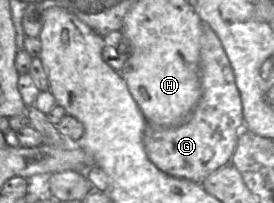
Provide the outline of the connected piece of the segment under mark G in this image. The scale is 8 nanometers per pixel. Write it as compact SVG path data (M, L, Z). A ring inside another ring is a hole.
M202 22L199 78L201 96L189 118L177 126L147 123L143 146L149 160L162 172L202 183L212 172L230 163L239 132L244 126L242 103L234 73L223 46L207 24Z

